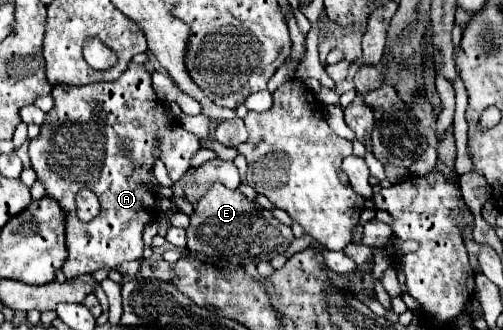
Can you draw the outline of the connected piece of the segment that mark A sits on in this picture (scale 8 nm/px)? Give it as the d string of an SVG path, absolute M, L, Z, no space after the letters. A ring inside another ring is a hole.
M131 62L127 72L113 82L99 82L87 86L53 86L51 92L55 106L47 112L45 124L37 138L29 144L31 166L37 172L37 178L43 180L47 196L57 198L61 208L67 210L67 260L63 264L65 278L77 278L83 274L93 274L95 270L113 270L127 260L139 260L143 256L143 228L157 218L157 192L159 182L153 176L155 164L155 140L161 140L159 158L165 162L167 172L173 180L179 180L187 170L191 156L201 148L199 138L181 128L181 122L171 118L165 110L165 104L155 96L151 86L151 72L145 64ZM121 138L129 138L131 150L127 154L117 146ZM83 188L89 188L97 194L101 202L101 212L91 222L79 222L75 212L75 194Z

